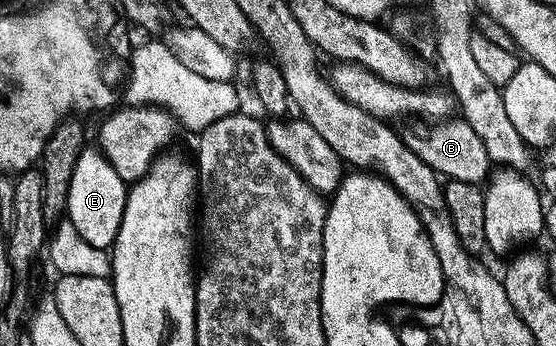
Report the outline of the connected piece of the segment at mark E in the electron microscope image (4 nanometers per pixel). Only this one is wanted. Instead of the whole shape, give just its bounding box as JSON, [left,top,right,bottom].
[67,148,127,250]

